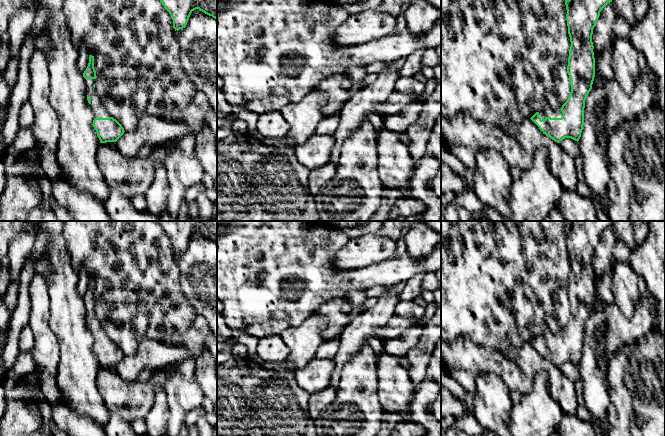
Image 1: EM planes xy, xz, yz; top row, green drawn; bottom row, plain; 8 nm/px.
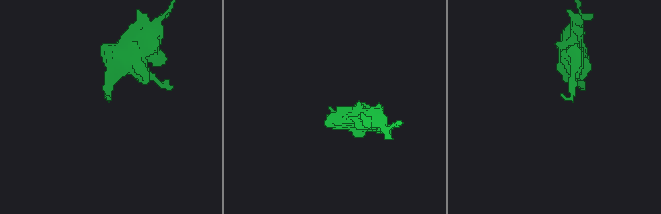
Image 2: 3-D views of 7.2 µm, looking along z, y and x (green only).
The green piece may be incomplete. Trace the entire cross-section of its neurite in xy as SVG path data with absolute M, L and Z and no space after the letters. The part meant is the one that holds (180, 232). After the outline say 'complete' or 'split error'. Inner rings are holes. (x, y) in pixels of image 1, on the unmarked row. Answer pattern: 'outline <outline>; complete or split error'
outline M158 221L173 244L175 255L186 251L191 237L199 233L217 243L217 221Z; complete

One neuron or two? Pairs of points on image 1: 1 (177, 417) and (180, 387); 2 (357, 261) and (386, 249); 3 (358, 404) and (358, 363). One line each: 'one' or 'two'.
1: one
2: one
3: one

